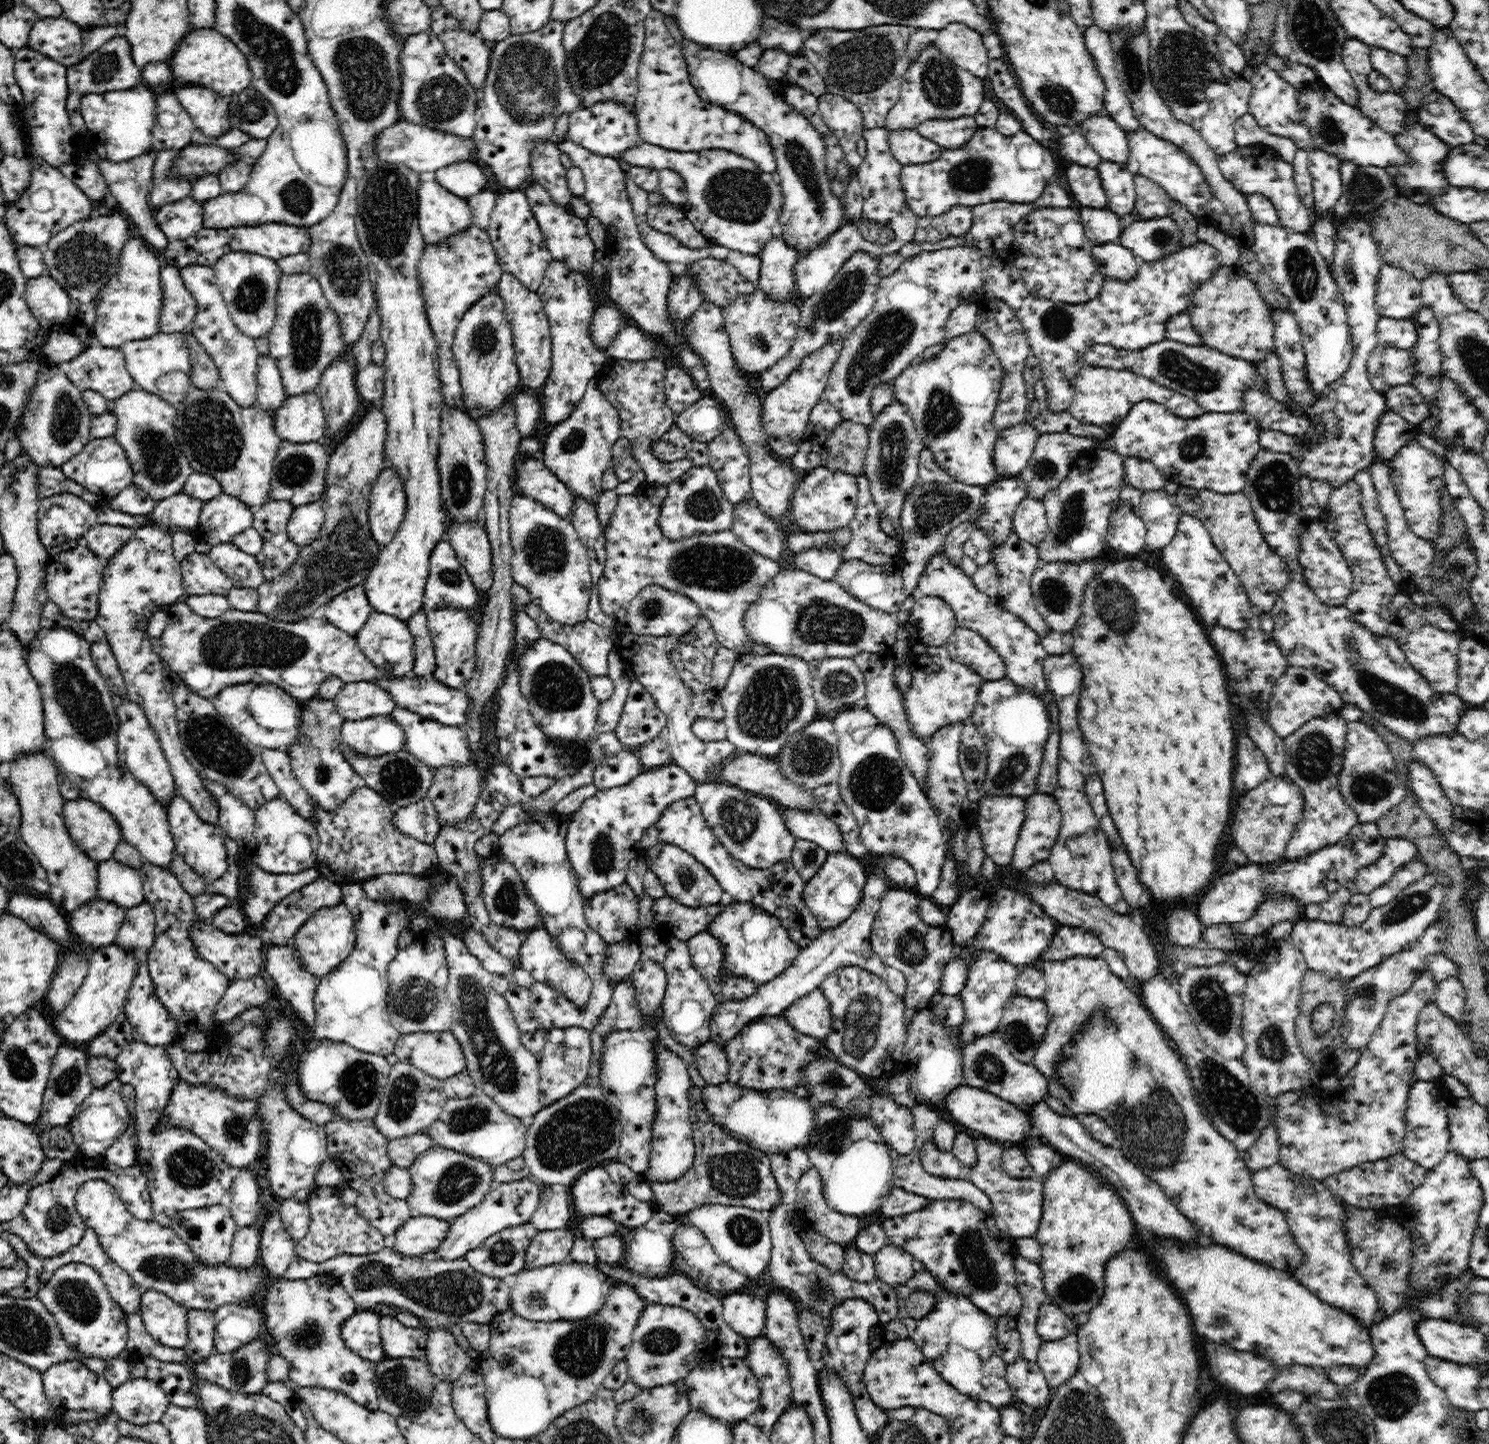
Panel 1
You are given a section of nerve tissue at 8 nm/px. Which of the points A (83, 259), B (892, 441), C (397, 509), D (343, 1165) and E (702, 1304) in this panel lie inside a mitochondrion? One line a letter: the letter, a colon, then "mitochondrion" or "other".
A: mitochondrion
B: mitochondrion
C: other
D: other
E: other

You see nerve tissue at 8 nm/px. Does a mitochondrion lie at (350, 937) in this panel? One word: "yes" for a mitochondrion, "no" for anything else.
no

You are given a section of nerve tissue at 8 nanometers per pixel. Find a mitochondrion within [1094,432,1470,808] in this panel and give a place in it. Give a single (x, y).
(1390, 699)

